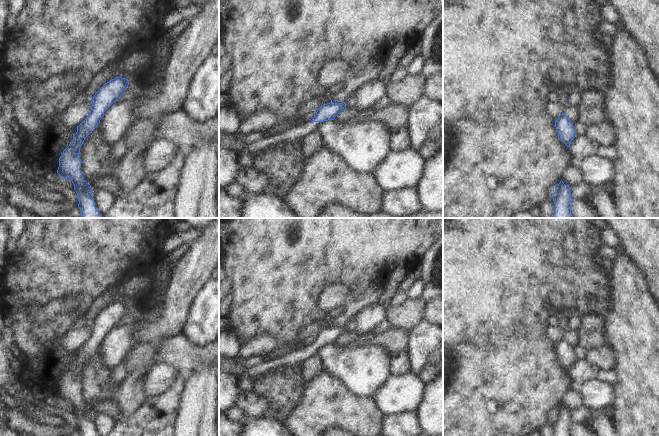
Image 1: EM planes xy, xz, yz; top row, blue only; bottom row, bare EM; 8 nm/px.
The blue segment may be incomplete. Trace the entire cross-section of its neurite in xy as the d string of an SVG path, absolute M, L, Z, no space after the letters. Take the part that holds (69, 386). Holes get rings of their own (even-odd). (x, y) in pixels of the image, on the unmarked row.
M117 301L105 307L94 319L92 331L87 342L77 350L77 356L72 366L63 375L59 382L57 397L63 401L70 401L77 417L81 436L98 436L92 420L91 409L88 408L81 397L80 372L85 362L92 357L104 340L104 336L125 316L129 306L126 302Z

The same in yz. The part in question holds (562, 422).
M562 404L555 412L552 421L555 427L555 436L571 436L573 422L570 413L571 411L565 409Z

